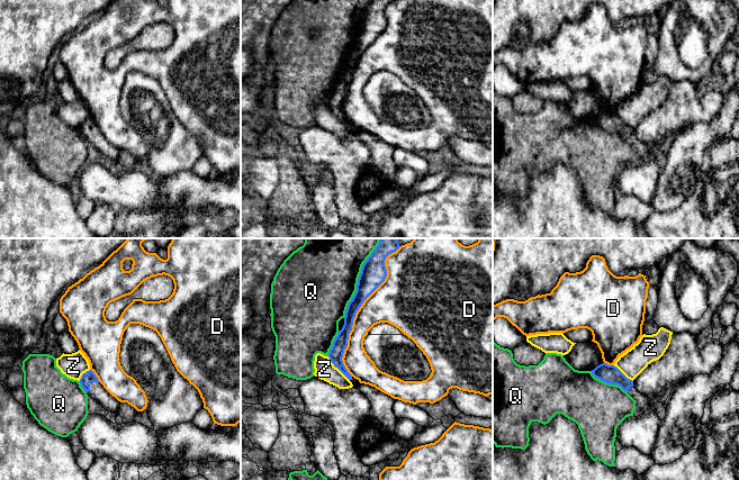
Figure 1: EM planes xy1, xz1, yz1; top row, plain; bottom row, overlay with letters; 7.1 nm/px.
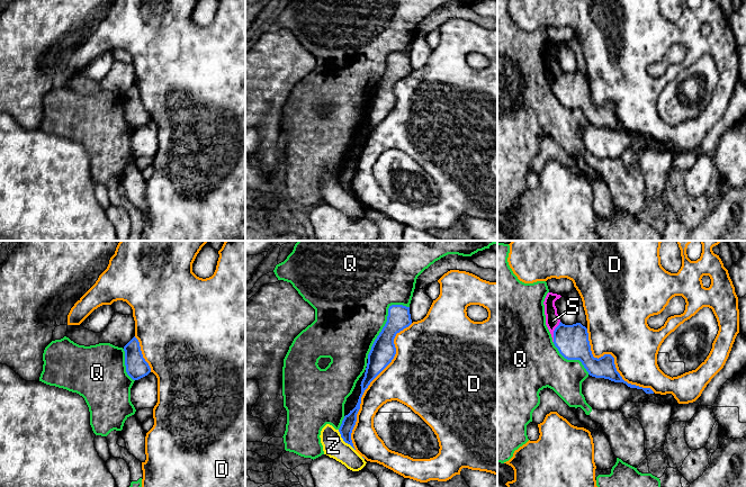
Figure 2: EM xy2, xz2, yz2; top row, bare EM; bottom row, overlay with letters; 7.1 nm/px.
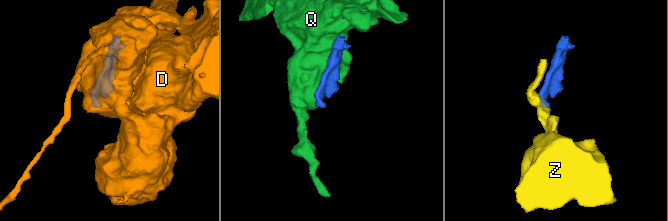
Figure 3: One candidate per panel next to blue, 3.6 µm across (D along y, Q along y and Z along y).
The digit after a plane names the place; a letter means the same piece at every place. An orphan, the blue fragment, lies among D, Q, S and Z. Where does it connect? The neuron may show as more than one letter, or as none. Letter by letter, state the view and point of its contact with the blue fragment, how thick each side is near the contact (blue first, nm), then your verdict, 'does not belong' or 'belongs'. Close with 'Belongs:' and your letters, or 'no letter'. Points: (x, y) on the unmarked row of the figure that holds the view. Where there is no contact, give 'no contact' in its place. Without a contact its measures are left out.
D: xz2 (369, 132) | 170/300 nm | does not belong
Q: xz2 (386, 71) | 180/480 nm | does not belong
S: yz2 (554, 80) | 240/100 nm | belongs
Z: xz1 (338, 116) | 100/140 nm | does not belong
Belongs: S

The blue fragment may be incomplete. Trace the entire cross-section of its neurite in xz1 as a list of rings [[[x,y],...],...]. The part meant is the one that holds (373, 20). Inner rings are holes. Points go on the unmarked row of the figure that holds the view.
[[[372,0],[363,11],[358,27],[357,39],[352,48],[349,51],[345,60],[344,73],[342,78],[339,79],[339,82],[333,90],[333,94],[330,98],[328,106],[331,110],[349,128],[353,127],[345,117],[342,106],[344,98],[348,94],[349,82],[352,79],[353,67],[363,49],[385,29],[387,25],[385,8],[391,1],[394,0]]]

